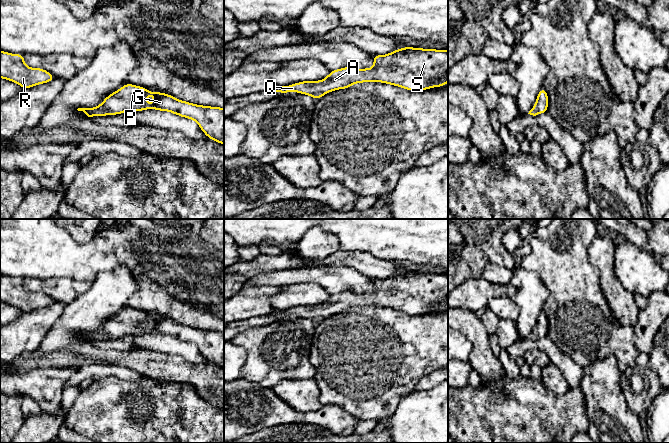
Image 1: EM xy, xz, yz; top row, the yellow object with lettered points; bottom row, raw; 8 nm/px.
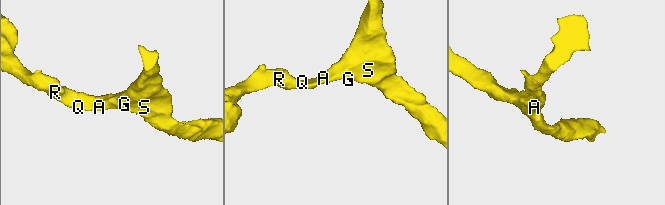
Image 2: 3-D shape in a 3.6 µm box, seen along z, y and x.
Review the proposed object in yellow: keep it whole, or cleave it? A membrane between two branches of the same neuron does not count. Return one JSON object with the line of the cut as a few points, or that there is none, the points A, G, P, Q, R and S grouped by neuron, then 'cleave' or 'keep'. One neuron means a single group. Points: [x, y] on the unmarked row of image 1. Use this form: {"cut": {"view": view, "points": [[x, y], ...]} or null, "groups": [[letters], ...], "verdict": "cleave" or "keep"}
{"cut": null, "groups": [["A", "G", "P", "Q", "R", "S"]], "verdict": "keep"}

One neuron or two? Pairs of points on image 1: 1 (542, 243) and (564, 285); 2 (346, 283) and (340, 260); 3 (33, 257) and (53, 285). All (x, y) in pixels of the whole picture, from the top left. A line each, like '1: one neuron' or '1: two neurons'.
1: one neuron
2: two neurons
3: two neurons

